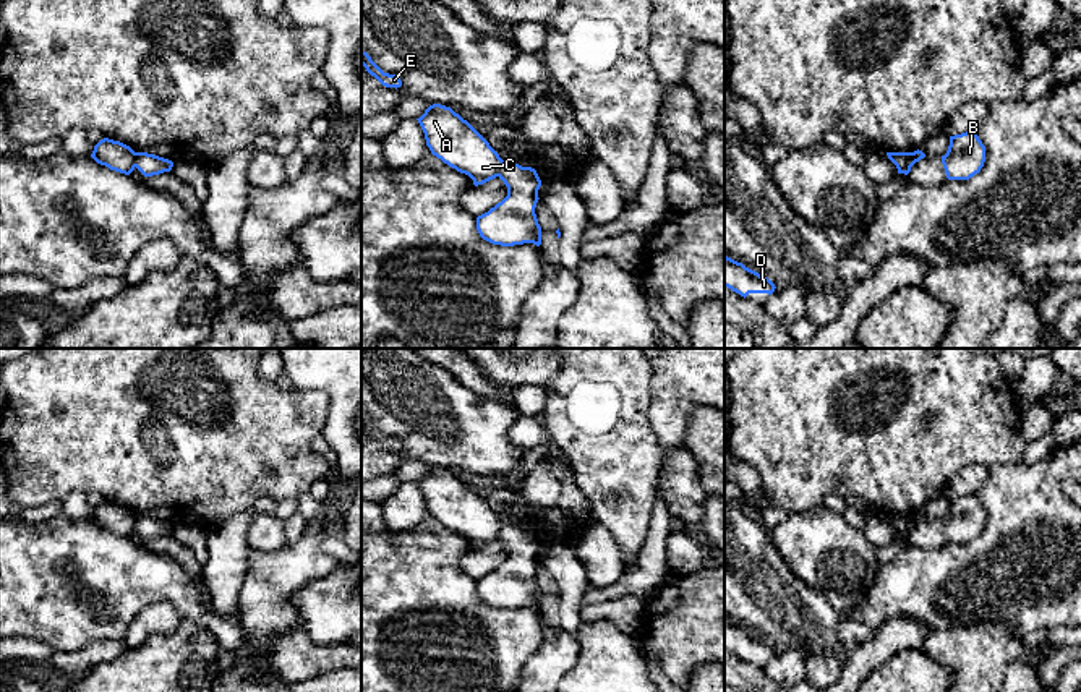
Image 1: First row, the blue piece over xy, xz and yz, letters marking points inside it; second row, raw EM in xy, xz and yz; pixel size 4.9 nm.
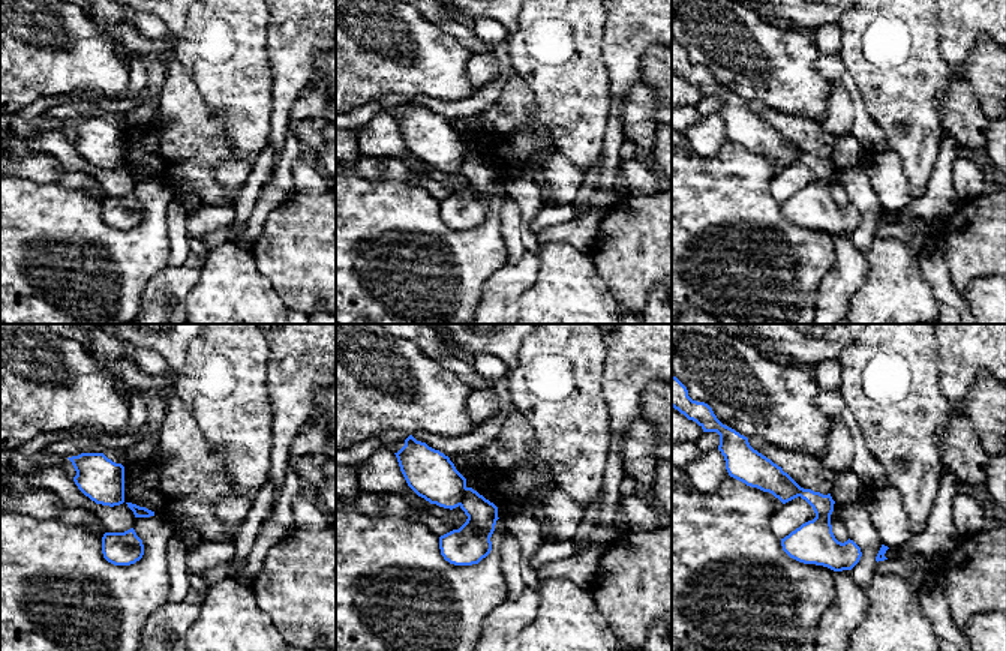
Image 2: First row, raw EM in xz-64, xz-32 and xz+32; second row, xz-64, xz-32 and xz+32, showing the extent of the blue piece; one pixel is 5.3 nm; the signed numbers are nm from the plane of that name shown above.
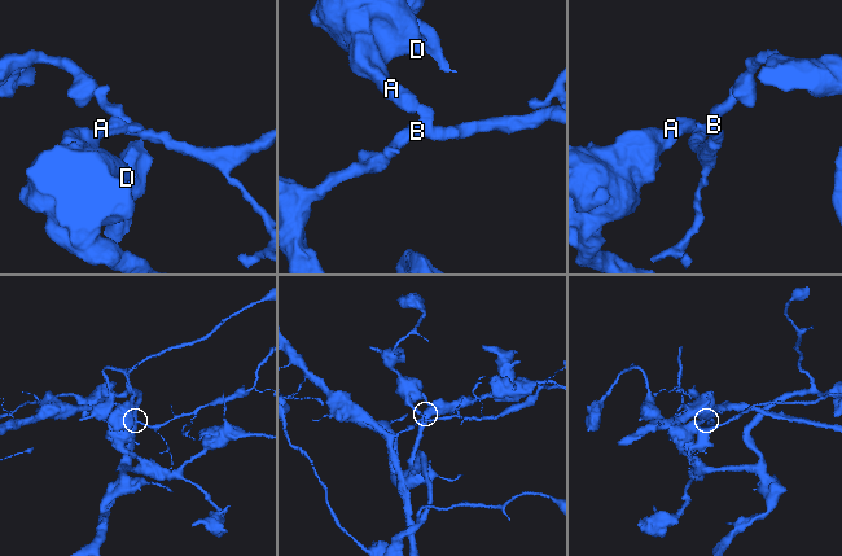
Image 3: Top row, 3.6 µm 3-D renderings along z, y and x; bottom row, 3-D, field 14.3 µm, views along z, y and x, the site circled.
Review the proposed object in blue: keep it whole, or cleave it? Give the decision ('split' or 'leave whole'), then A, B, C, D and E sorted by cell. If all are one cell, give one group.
split | A C D E / B

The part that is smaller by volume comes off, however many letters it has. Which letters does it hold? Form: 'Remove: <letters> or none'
Remove: B

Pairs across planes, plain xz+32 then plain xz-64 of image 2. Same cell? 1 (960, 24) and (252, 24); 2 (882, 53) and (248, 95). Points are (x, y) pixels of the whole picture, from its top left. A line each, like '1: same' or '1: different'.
1: different
2: same

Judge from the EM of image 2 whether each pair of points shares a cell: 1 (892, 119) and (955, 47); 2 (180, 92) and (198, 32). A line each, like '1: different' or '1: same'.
1: different
2: different

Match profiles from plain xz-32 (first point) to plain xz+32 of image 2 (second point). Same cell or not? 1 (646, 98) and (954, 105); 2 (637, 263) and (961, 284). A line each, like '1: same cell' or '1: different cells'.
1: same cell
2: same cell

